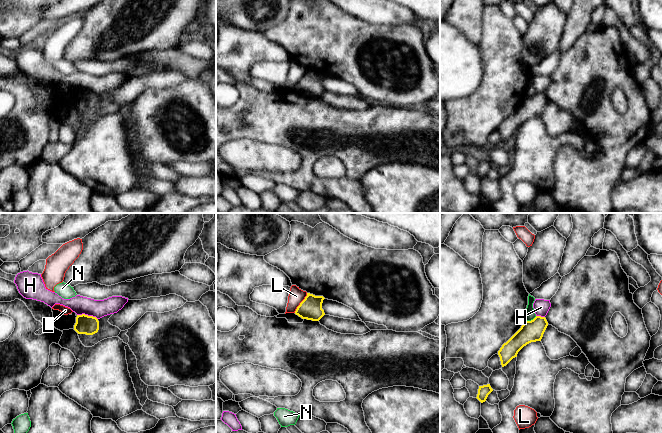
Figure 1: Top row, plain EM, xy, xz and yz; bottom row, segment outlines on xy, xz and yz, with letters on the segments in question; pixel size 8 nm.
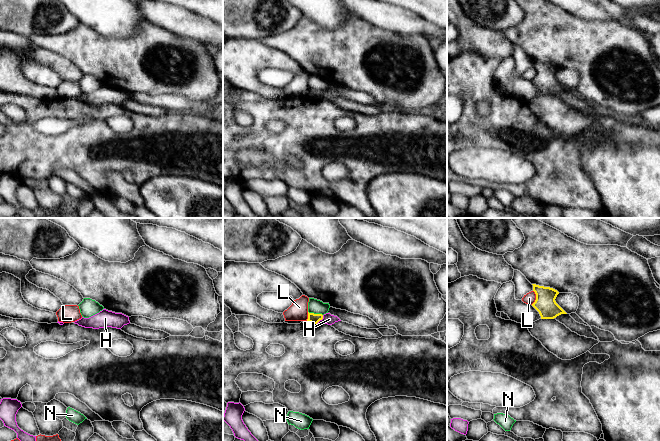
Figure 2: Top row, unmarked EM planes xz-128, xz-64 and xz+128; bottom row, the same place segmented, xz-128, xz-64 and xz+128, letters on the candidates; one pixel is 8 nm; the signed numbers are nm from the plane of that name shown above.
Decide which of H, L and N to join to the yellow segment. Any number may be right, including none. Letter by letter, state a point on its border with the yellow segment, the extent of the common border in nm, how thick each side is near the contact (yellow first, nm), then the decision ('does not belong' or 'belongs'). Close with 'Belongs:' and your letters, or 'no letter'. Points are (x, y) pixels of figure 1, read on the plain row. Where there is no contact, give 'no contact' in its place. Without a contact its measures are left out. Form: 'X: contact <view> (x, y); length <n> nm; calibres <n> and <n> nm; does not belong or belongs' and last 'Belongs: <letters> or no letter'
H: contact xy (87, 91); length 170 nm; calibres 160 and 150 nm; does not belong
L: contact xz (300, 79); length 190 nm; calibres 180 and 120 nm; does not belong
N: contact yz (531, 96); length 100 nm; calibres 180 and 80 nm; does not belong
Belongs: no letter

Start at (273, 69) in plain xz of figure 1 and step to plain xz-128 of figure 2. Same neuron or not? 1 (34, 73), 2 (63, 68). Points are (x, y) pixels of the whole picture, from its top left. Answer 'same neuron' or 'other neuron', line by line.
1: same neuron
2: other neuron

